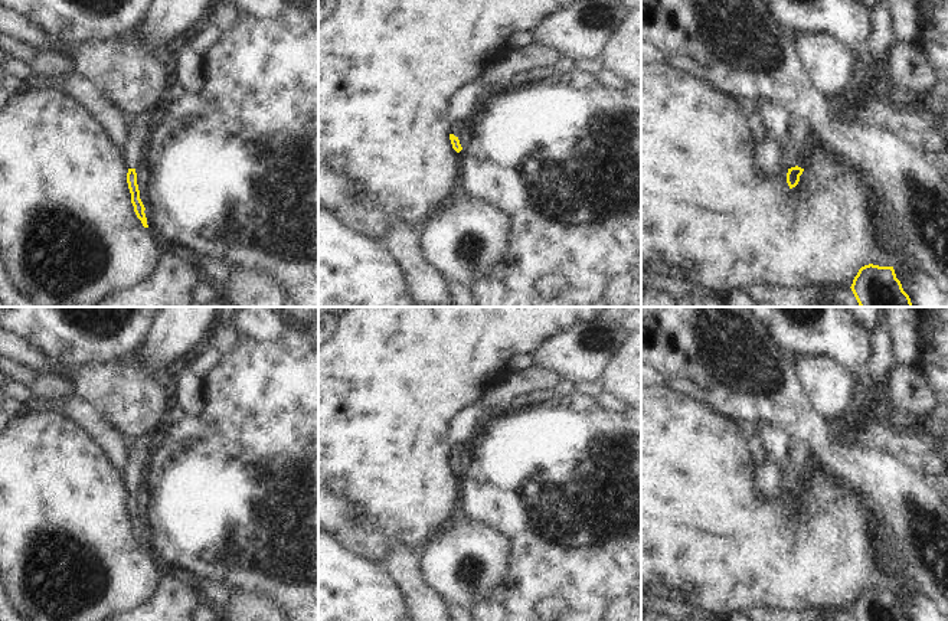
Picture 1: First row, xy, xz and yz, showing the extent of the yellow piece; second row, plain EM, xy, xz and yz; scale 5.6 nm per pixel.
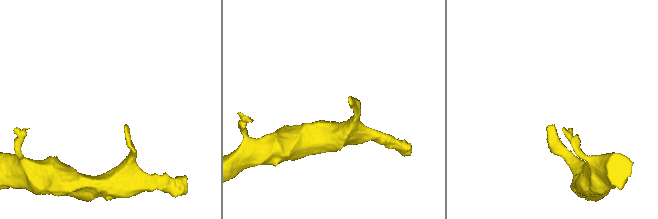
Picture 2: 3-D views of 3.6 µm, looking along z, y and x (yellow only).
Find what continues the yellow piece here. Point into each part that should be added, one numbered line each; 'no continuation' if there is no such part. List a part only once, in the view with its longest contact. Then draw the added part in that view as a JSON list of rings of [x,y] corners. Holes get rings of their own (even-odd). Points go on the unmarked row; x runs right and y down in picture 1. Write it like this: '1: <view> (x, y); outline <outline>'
1: yz (775, 440); outline [[[761,421],[756,422],[758,435],[766,450],[766,461],[777,465],[782,474],[781,488],[784,491],[795,490],[801,486],[801,473],[795,467],[791,454],[791,437],[778,425]]]

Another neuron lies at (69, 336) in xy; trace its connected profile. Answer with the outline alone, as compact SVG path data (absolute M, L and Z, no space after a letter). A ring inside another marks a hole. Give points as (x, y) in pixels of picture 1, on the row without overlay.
M0 307L0 329L9 330L48 356L53 366L114 360L147 340L160 307Z

